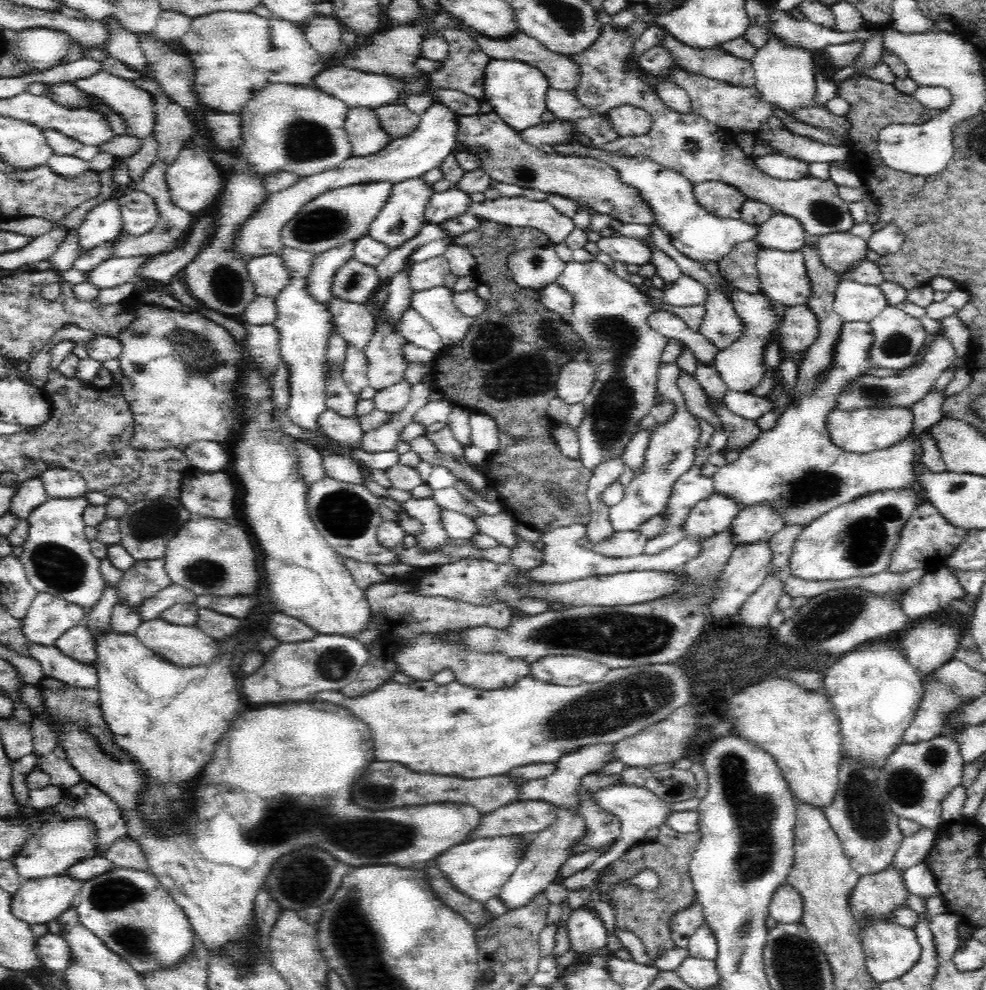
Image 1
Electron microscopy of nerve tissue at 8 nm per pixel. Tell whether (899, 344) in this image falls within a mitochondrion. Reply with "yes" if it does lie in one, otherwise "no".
yes

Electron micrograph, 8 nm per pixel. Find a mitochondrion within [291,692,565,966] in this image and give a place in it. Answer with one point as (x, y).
(368, 836)

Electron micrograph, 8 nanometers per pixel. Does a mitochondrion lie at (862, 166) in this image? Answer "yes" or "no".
no

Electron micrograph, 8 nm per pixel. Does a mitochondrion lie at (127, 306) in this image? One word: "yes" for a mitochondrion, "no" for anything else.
no

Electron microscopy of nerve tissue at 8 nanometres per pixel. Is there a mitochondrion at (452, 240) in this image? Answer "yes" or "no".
no

